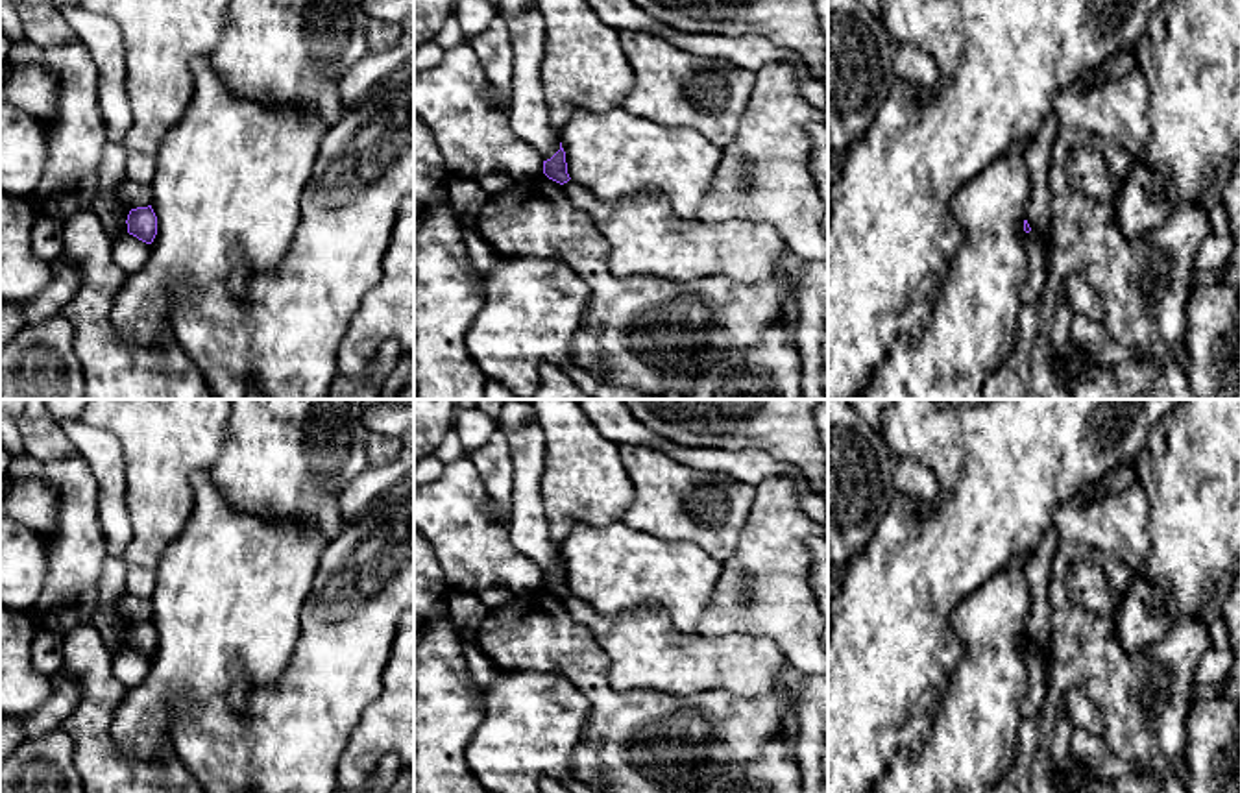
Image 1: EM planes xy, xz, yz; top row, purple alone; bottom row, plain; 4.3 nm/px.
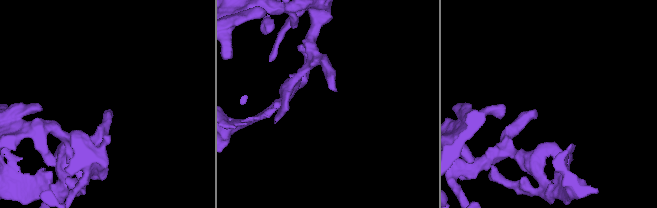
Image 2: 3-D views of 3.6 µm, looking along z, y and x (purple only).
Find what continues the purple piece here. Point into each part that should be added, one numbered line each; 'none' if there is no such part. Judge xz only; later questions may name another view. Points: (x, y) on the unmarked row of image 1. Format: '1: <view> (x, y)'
none

